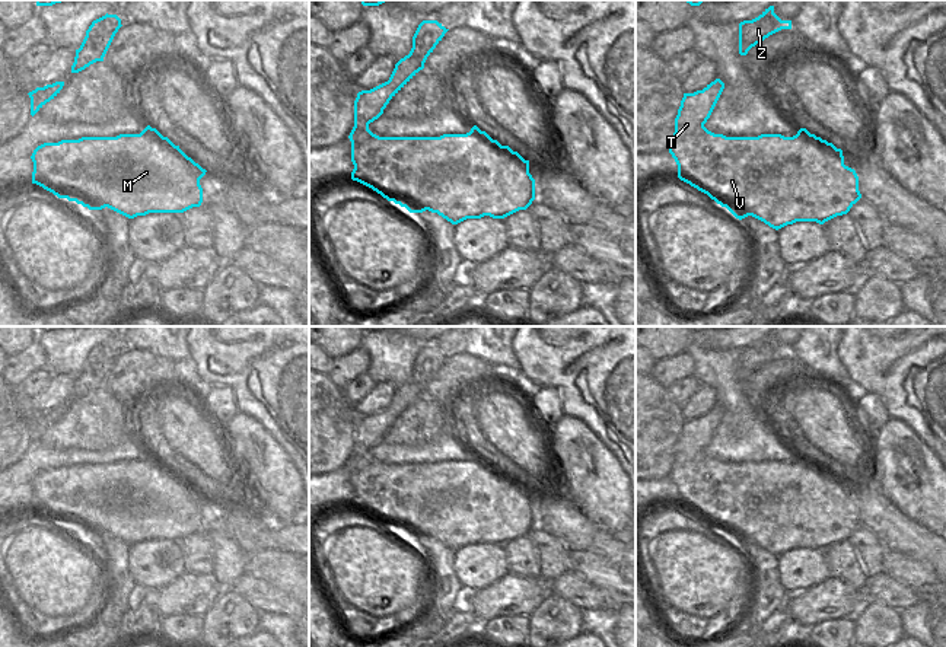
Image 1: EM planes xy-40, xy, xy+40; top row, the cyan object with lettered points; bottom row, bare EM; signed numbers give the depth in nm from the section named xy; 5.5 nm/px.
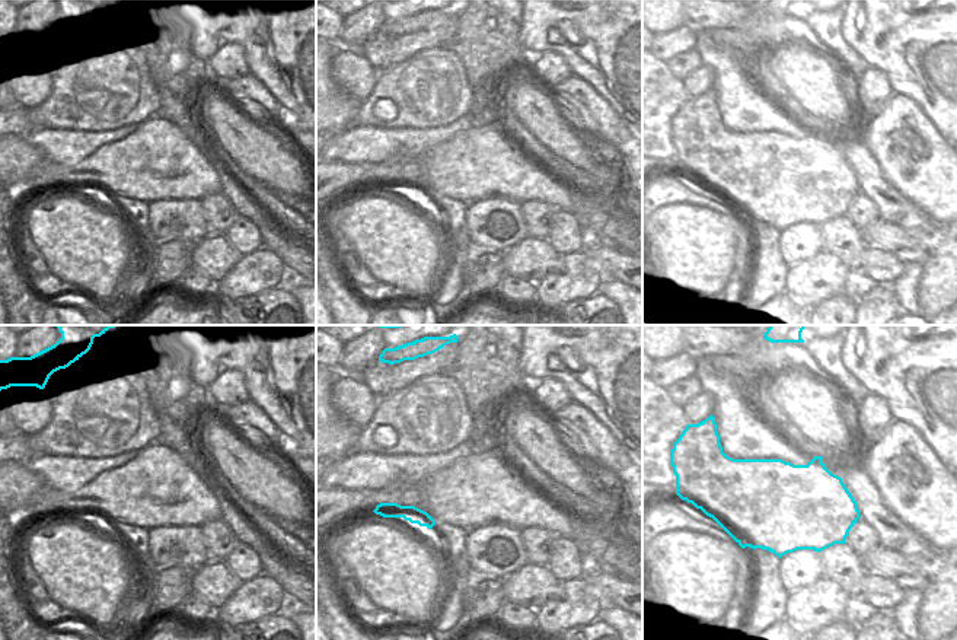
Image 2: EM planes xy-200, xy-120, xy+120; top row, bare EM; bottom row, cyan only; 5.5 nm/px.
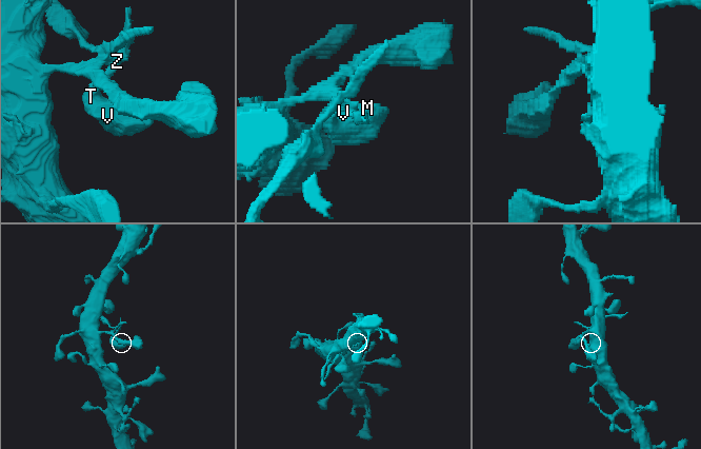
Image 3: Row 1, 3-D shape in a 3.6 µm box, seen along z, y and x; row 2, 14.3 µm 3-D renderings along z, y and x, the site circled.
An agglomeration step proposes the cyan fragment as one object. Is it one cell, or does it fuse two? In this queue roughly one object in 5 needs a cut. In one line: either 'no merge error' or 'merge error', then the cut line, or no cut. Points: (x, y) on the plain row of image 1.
no merge error; cut none

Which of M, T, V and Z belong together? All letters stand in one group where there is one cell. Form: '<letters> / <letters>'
M T V Z

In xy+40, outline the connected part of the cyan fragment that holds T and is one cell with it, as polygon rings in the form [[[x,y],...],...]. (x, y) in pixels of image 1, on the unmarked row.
[[[716,405],[703,417],[684,420],[678,442],[675,444],[675,459],[669,479],[678,491],[678,504],[698,517],[707,520],[722,533],[726,533],[736,545],[752,542],[770,554],[778,557],[796,548],[825,548],[847,541],[861,525],[859,517],[859,503],[854,495],[844,491],[843,477],[832,469],[800,455],[796,462],[761,460],[758,463],[726,463],[708,458],[704,450],[710,444],[724,409]]]

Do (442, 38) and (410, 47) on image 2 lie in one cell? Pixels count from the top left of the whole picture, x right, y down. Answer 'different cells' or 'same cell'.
same cell

